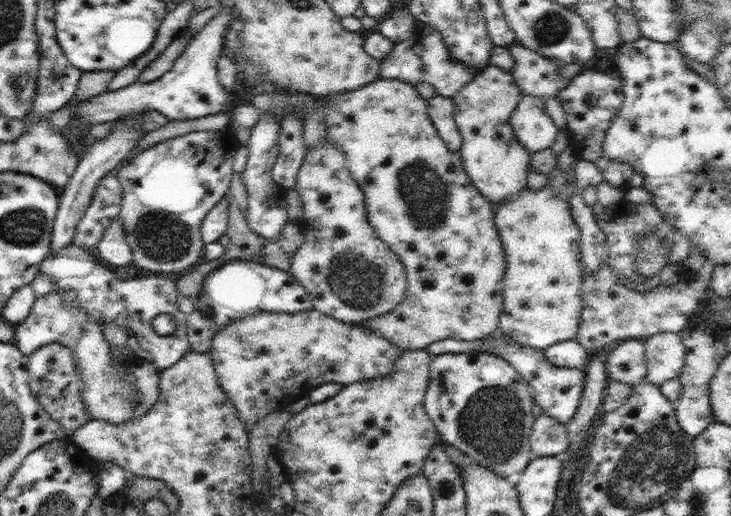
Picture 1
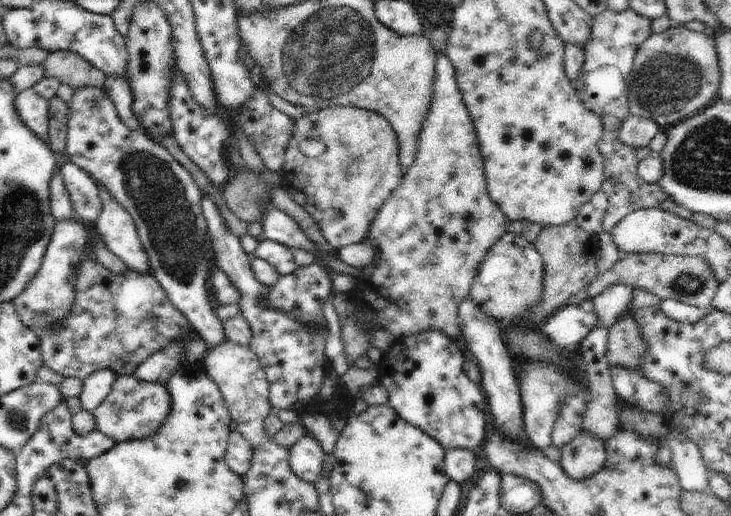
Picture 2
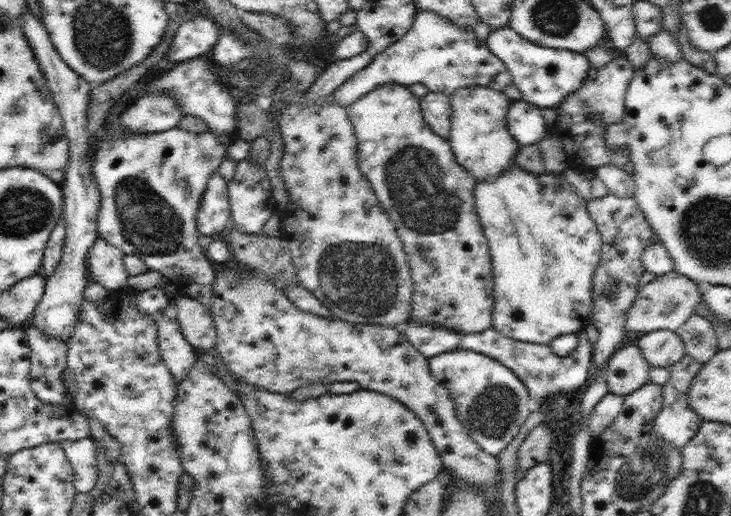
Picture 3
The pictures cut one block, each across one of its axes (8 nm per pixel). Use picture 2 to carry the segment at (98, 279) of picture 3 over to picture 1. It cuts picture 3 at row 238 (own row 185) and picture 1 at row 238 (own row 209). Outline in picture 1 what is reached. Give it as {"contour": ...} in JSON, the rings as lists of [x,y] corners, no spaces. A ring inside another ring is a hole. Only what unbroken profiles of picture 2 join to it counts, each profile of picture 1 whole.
{"contour":[[[117,218],[105,230],[102,240],[96,244],[93,251],[110,269],[122,271],[130,264],[133,264],[130,244],[126,242],[126,234],[124,234],[124,229],[122,229]]]}

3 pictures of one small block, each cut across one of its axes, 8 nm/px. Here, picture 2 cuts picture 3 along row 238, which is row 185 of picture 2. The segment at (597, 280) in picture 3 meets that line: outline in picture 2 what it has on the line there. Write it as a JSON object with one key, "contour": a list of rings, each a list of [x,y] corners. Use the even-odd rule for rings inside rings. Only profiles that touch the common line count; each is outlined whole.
{"contour":[[[613,114],[604,116],[604,130],[597,144],[604,161],[604,182],[601,190],[609,196],[609,205],[603,220],[602,232],[610,233],[620,220],[626,218],[627,214],[634,212],[638,208],[661,208],[662,210],[676,213],[680,218],[689,219],[693,213],[691,210],[670,200],[660,185],[648,184],[639,177],[637,166],[640,161],[635,155],[638,148],[632,145],[624,145],[622,142],[618,143],[619,132],[625,120],[626,118],[618,118]]]}

